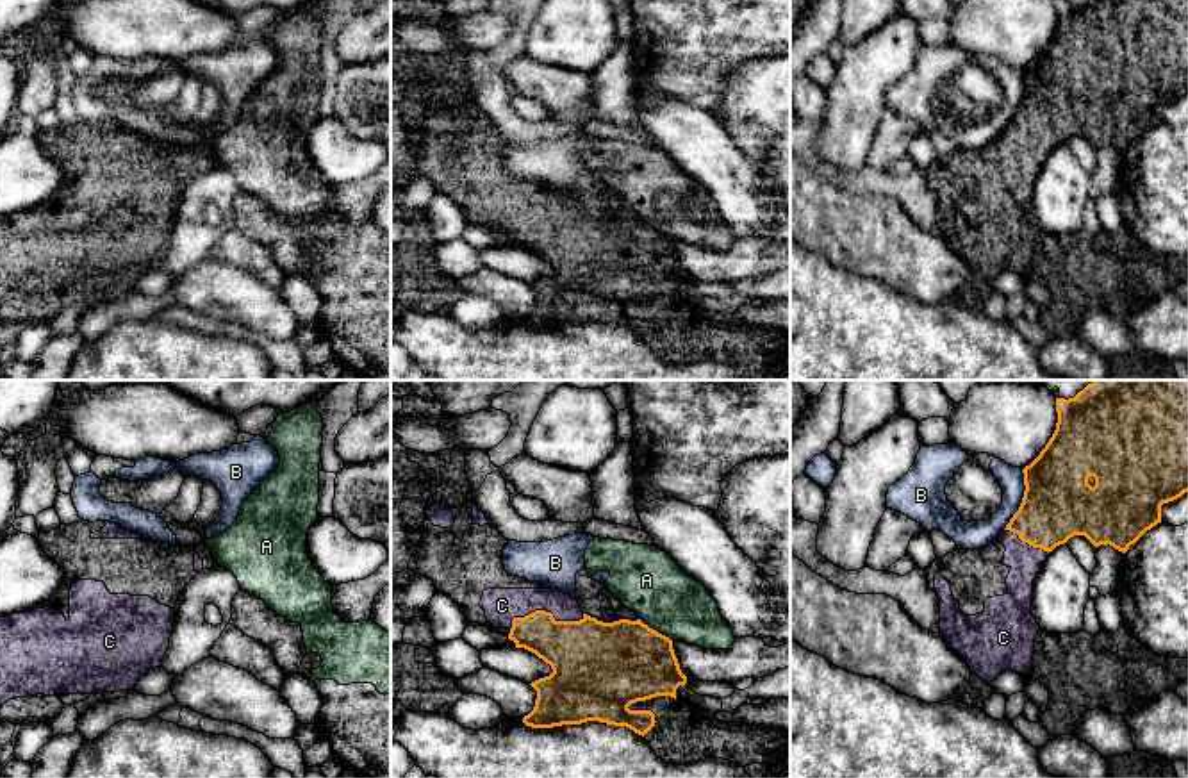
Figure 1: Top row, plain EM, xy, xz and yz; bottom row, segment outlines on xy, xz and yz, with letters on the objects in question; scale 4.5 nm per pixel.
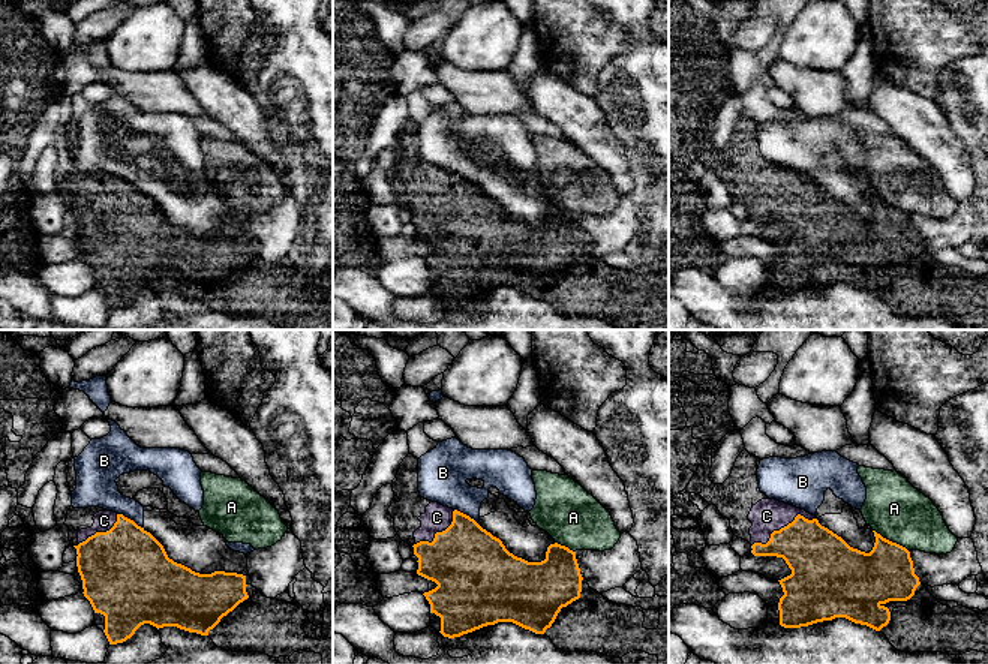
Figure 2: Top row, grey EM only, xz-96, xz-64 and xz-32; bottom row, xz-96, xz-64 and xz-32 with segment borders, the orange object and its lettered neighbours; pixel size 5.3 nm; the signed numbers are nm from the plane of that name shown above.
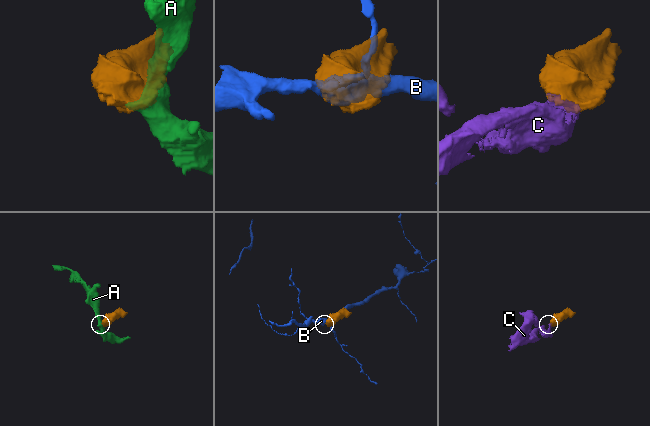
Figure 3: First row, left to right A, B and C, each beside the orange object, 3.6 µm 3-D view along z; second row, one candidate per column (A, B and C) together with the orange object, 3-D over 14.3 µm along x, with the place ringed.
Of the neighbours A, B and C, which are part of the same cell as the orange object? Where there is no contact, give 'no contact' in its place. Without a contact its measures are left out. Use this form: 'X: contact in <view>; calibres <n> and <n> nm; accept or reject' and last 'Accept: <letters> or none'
A: contact in xz; calibres 380 and 300 nm; reject
B: contact in yz; calibres 320 and 120 nm; reject
C: contact in xz; calibres 280 and 160 nm; accept
Accept: C

